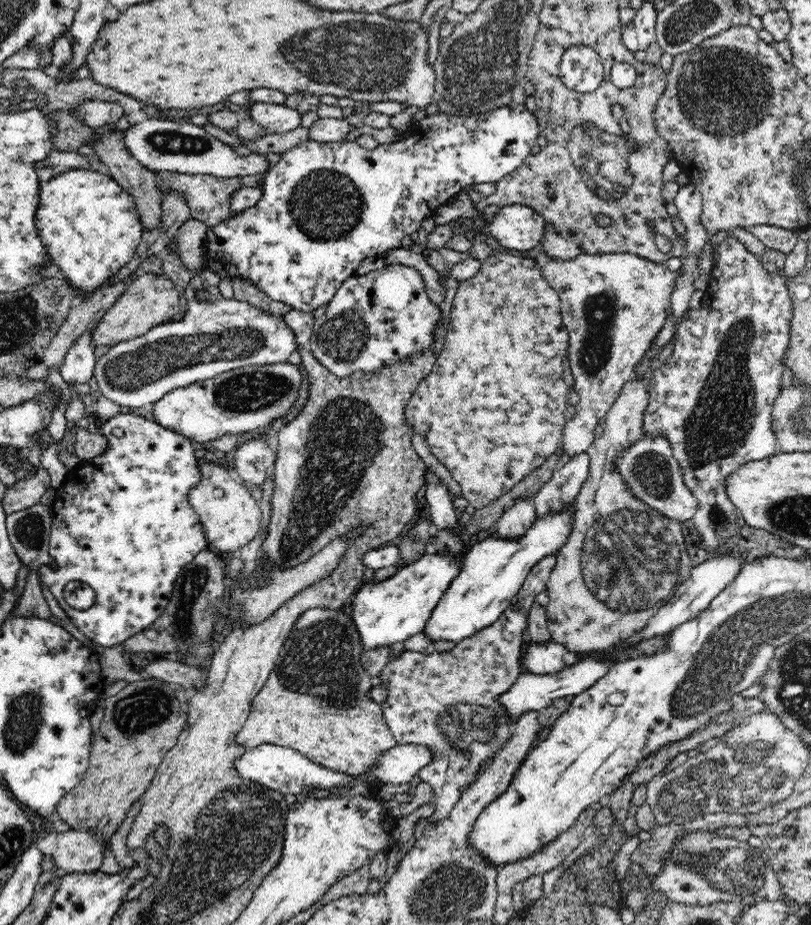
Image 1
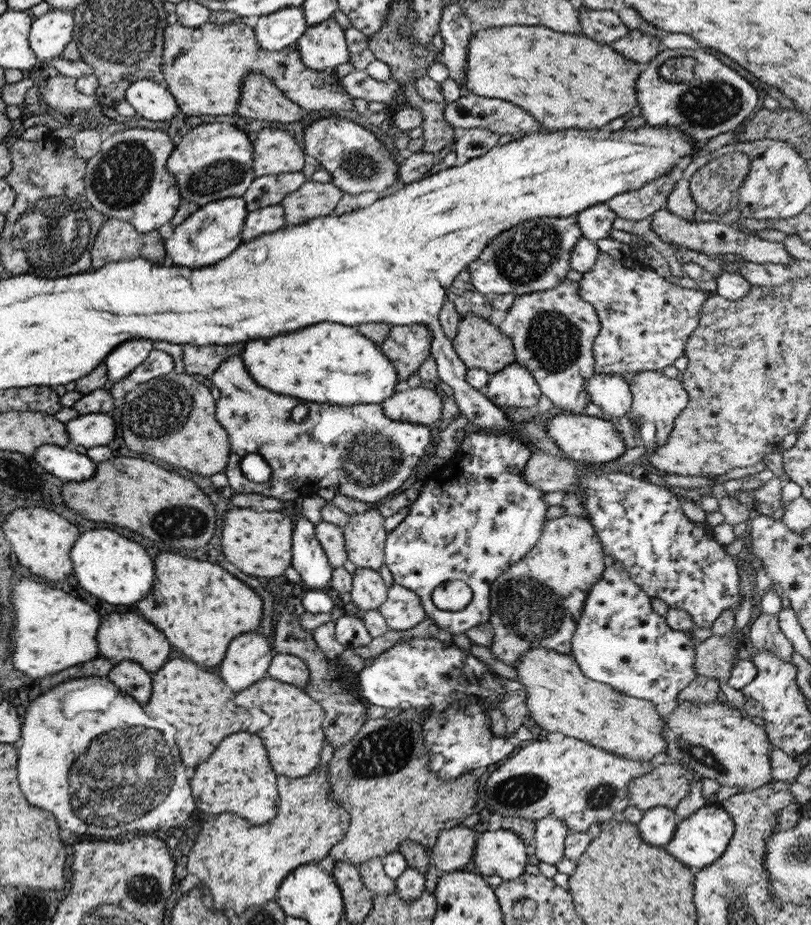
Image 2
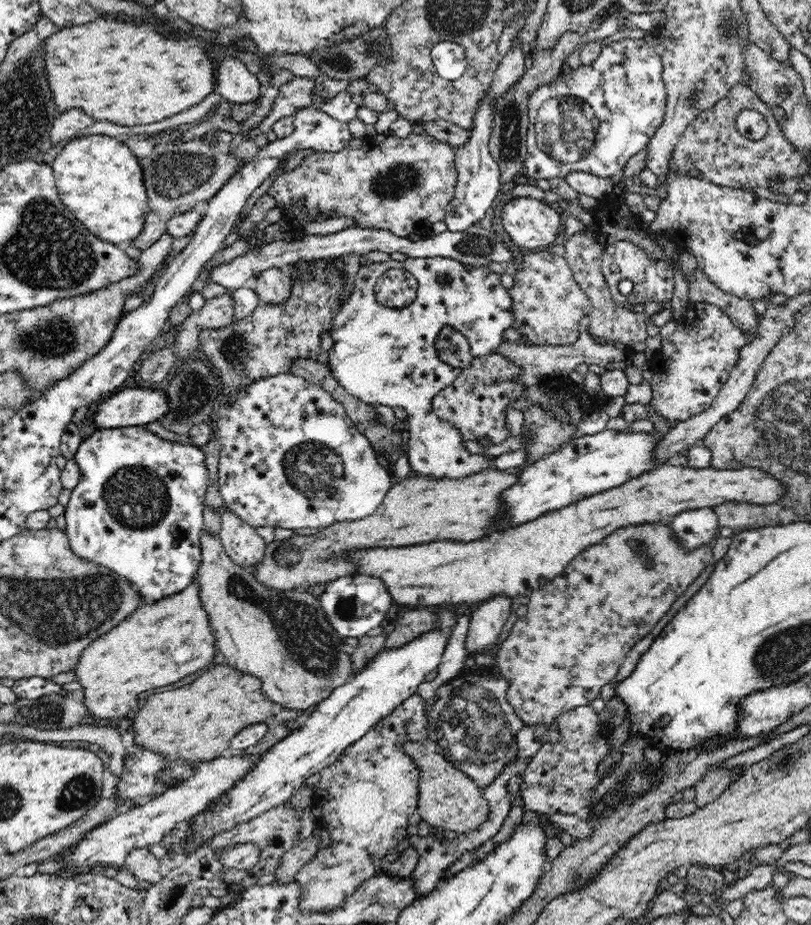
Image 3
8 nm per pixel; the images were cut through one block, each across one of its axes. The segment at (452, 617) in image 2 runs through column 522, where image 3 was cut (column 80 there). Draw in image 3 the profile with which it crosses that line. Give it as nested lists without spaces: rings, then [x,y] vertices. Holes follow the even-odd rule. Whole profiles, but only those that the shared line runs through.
[[[142,426],[126,428],[98,429],[91,436],[80,443],[77,453],[73,458],[80,467],[81,477],[79,483],[71,490],[69,503],[65,506],[66,527],[71,549],[80,557],[95,562],[100,566],[113,570],[122,578],[126,578],[137,586],[142,602],[151,603],[173,594],[182,592],[190,586],[196,578],[198,567],[202,562],[201,550],[198,546],[203,526],[206,489],[210,485],[209,471],[205,464],[205,454],[200,446],[184,445],[176,442],[162,440],[156,434],[146,431]]]

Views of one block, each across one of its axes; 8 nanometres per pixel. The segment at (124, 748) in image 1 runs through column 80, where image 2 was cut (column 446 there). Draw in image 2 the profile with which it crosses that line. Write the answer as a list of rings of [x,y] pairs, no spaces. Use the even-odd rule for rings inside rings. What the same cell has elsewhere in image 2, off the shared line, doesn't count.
[[[367,718],[349,742],[333,750],[328,764],[330,791],[327,794],[349,813],[350,819],[343,838],[328,852],[324,861],[326,869],[330,870],[337,861],[349,861],[357,866],[370,858],[383,858],[388,852],[397,851],[403,841],[412,840],[427,849],[423,886],[429,894],[435,890],[439,871],[431,858],[433,843],[440,831],[456,827],[463,818],[478,809],[479,793],[474,772],[467,771],[446,781],[434,777],[434,772],[428,769],[427,753],[419,728],[418,722],[409,718]]]

